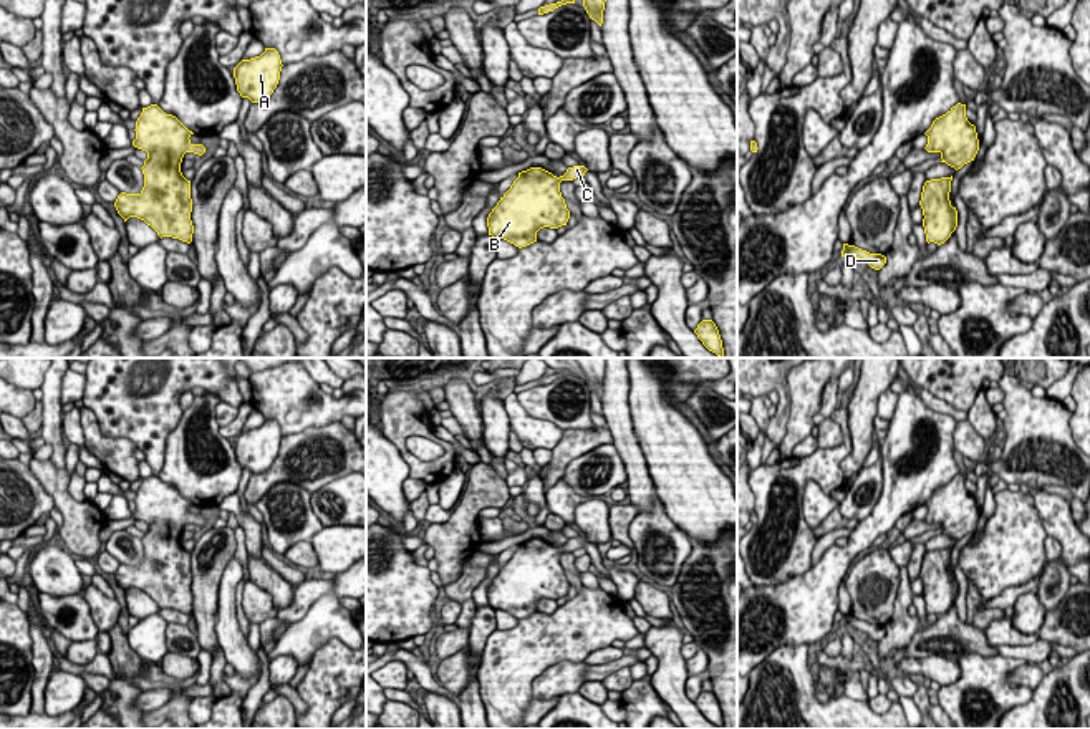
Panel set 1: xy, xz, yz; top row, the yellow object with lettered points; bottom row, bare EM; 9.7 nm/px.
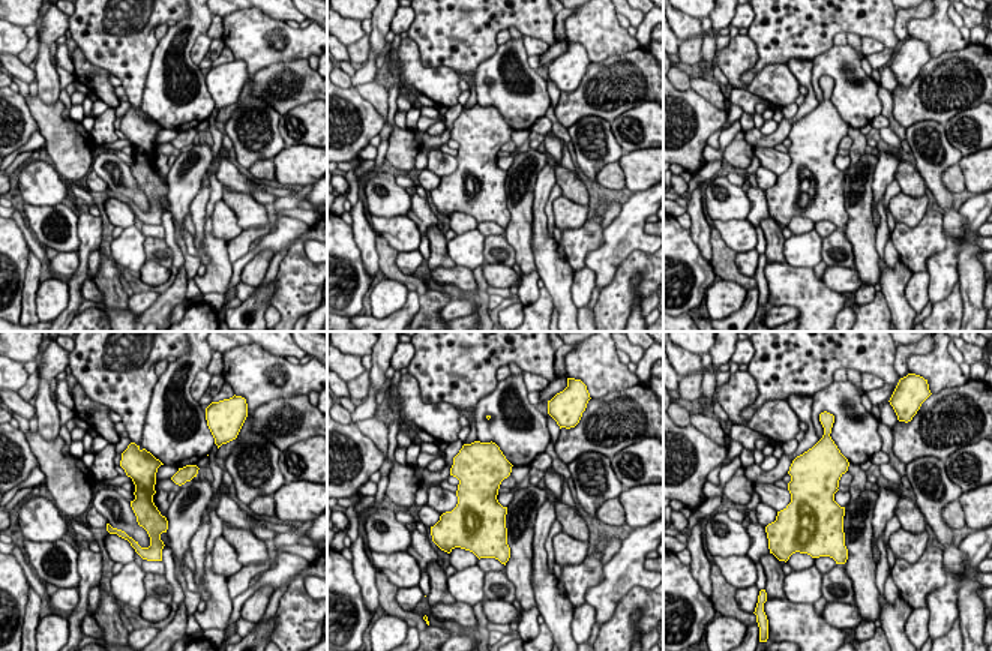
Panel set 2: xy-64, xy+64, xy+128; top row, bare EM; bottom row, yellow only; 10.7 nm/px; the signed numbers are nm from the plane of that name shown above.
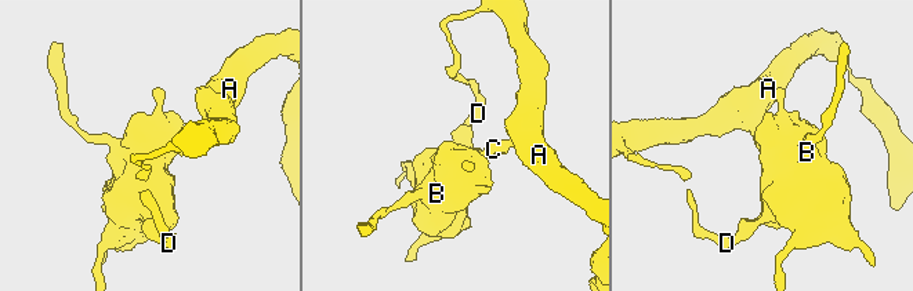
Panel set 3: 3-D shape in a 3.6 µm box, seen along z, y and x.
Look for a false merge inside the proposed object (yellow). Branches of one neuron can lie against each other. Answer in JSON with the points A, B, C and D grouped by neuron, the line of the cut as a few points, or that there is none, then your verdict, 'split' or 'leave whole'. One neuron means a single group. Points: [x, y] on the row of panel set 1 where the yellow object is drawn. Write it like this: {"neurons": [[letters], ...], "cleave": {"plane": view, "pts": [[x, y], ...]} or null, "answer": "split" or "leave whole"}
{"neurons": [["A", "B", "C", "D"]], "cleave": null, "answer": "leave whole"}

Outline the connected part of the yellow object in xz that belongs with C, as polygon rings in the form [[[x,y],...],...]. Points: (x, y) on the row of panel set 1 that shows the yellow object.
[[[573,166],[560,177],[542,167],[518,172],[487,217],[489,235],[522,249],[537,242],[540,229],[567,225],[570,210],[562,197],[560,182],[581,177],[586,171],[585,166]]]

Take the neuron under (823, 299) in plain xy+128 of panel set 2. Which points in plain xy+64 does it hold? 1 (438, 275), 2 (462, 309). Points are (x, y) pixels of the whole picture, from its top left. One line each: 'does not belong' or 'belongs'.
1: belongs
2: does not belong

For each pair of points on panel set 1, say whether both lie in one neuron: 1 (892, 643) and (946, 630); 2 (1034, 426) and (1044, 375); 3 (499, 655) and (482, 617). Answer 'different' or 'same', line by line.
1: different
2: different
3: different

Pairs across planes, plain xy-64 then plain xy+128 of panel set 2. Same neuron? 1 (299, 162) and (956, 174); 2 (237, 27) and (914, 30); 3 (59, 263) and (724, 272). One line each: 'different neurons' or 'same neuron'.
1: different neurons
2: same neuron
3: different neurons

